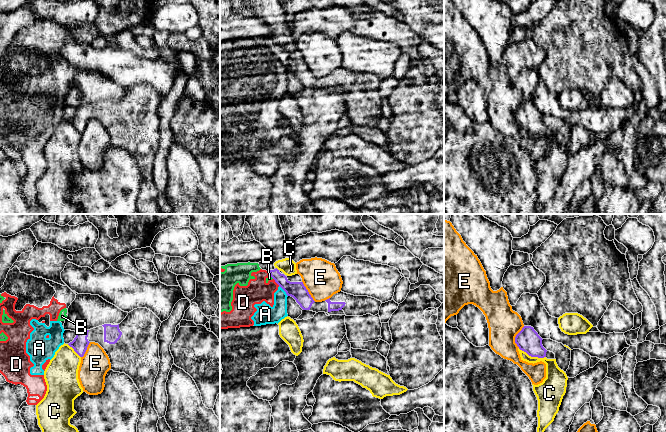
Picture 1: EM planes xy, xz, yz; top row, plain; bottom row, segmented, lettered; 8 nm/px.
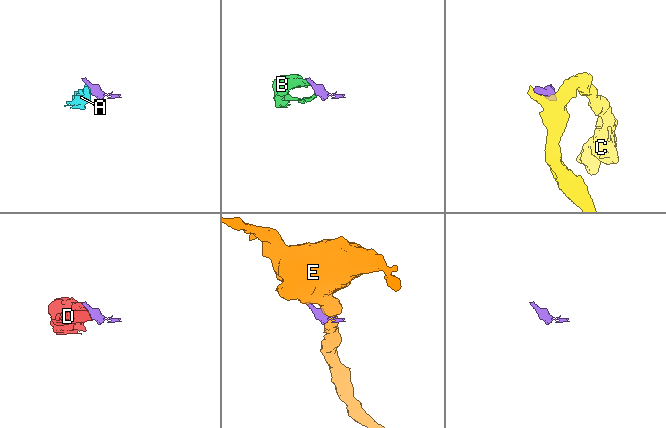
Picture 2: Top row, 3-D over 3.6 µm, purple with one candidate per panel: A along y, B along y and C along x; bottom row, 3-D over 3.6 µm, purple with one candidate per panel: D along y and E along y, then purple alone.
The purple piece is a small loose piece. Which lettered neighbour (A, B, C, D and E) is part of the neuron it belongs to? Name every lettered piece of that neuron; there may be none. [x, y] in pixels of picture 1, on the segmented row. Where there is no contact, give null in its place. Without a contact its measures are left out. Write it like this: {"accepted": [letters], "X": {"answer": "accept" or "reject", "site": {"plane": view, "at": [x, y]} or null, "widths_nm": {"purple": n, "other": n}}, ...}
{"accepted": [], "A": {"answer": "reject", "site": {"plane": "xz", "at": [284, 290]}, "widths_nm": {"purple": 140, "other": 160}}, "B": {"answer": "reject", "site": {"plane": "xz", "at": [272, 277]}, "widths_nm": {"purple": 140, "other": 30}}, "C": {"answer": "reject", "site": {"plane": "yz", "at": [532, 356]}, "widths_nm": {"purple": 190, "other": 160}}, "D": {"answer": "reject", "site": {"plane": "xz", "at": [276, 282]}, "widths_nm": {"purple": 140, "other": 190}}, "E": {"answer": "reject", "site": {"plane": "yz", "at": [515, 337]}, "widths_nm": {"purple": 190, "other": 260}}}

